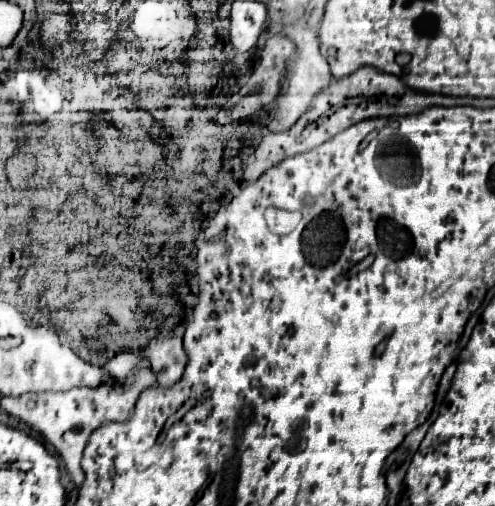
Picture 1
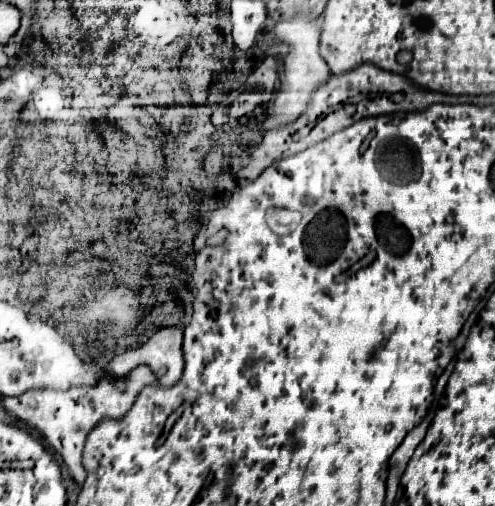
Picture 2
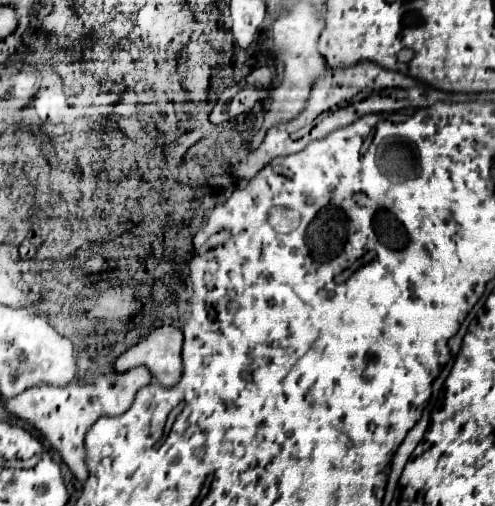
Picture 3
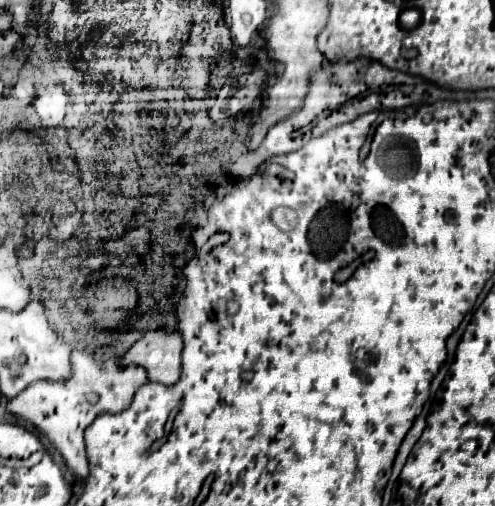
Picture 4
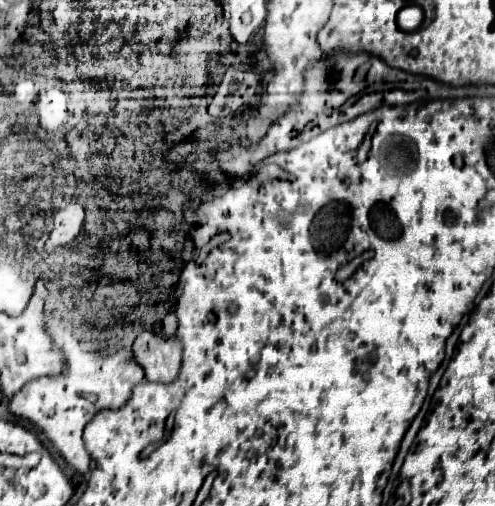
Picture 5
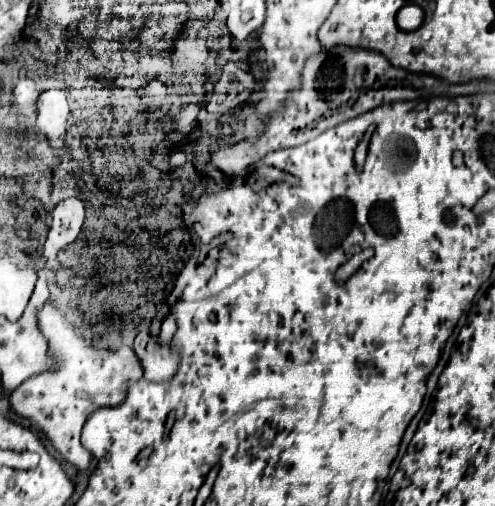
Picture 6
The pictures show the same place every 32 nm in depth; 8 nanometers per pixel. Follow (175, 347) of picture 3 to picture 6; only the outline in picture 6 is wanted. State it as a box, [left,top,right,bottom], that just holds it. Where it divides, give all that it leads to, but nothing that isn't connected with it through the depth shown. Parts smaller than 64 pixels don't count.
[134,332,178,382]

